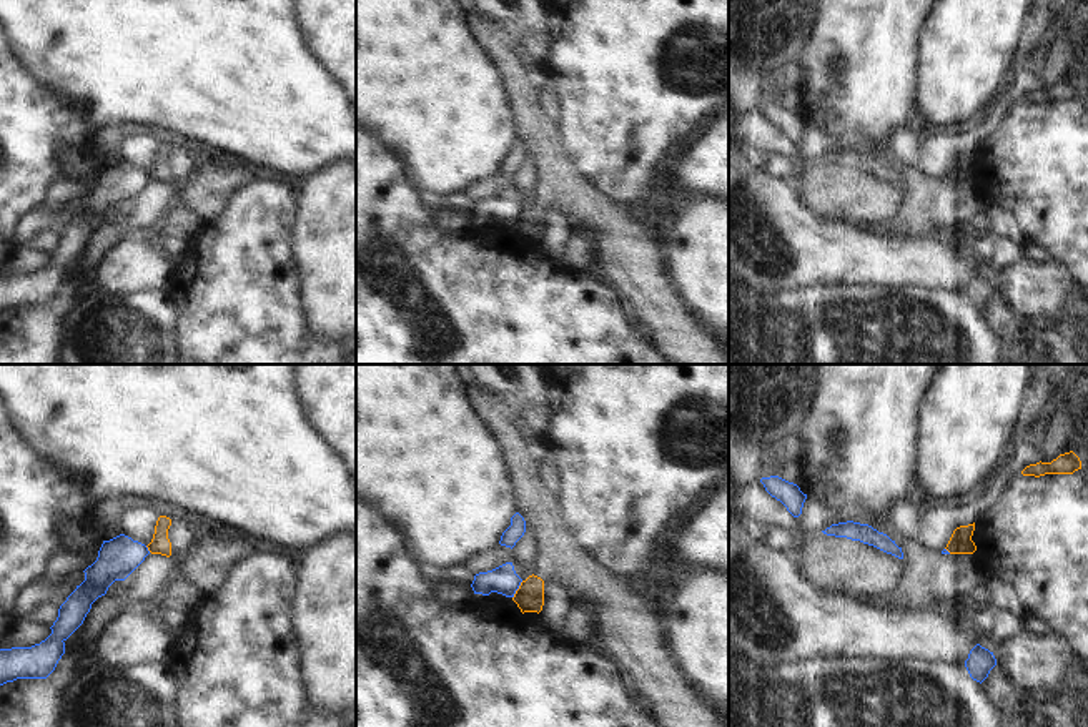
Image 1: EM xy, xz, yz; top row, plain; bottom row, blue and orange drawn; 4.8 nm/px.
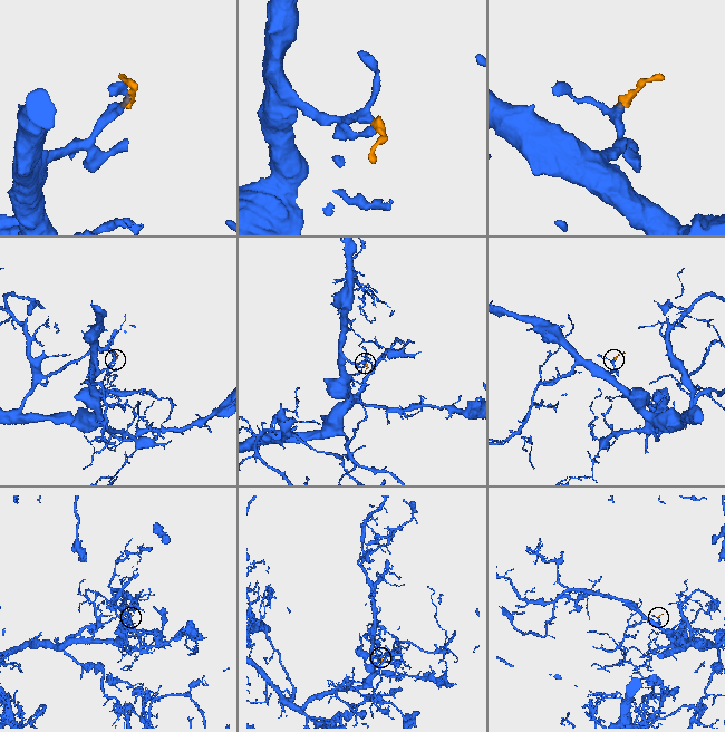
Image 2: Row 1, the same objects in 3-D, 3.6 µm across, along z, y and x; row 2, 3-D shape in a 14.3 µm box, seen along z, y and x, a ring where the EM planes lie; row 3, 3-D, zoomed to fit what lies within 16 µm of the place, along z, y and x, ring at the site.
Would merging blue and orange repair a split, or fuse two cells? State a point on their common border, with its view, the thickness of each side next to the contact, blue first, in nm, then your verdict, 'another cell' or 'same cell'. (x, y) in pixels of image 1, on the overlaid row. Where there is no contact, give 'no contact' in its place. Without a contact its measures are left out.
contact xz (518, 588); calibres 140 and 140 nm; another cell

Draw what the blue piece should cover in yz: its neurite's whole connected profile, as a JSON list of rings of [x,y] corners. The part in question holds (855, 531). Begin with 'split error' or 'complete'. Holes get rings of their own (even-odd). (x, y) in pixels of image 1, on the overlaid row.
complete | [[[847,521],[847,522],[832,524],[830,527],[827,527],[822,532],[827,534],[827,536],[860,541],[860,542],[873,546],[873,547],[877,547],[877,549],[880,549],[887,554],[892,554],[898,559],[903,559],[902,547],[898,547],[895,544],[895,541],[892,541],[887,534],[878,532],[877,529],[873,529],[868,524]]]

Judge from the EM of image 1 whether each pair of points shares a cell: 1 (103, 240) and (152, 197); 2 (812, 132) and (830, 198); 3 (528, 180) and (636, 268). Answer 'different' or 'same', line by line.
1: same
2: different
3: different

